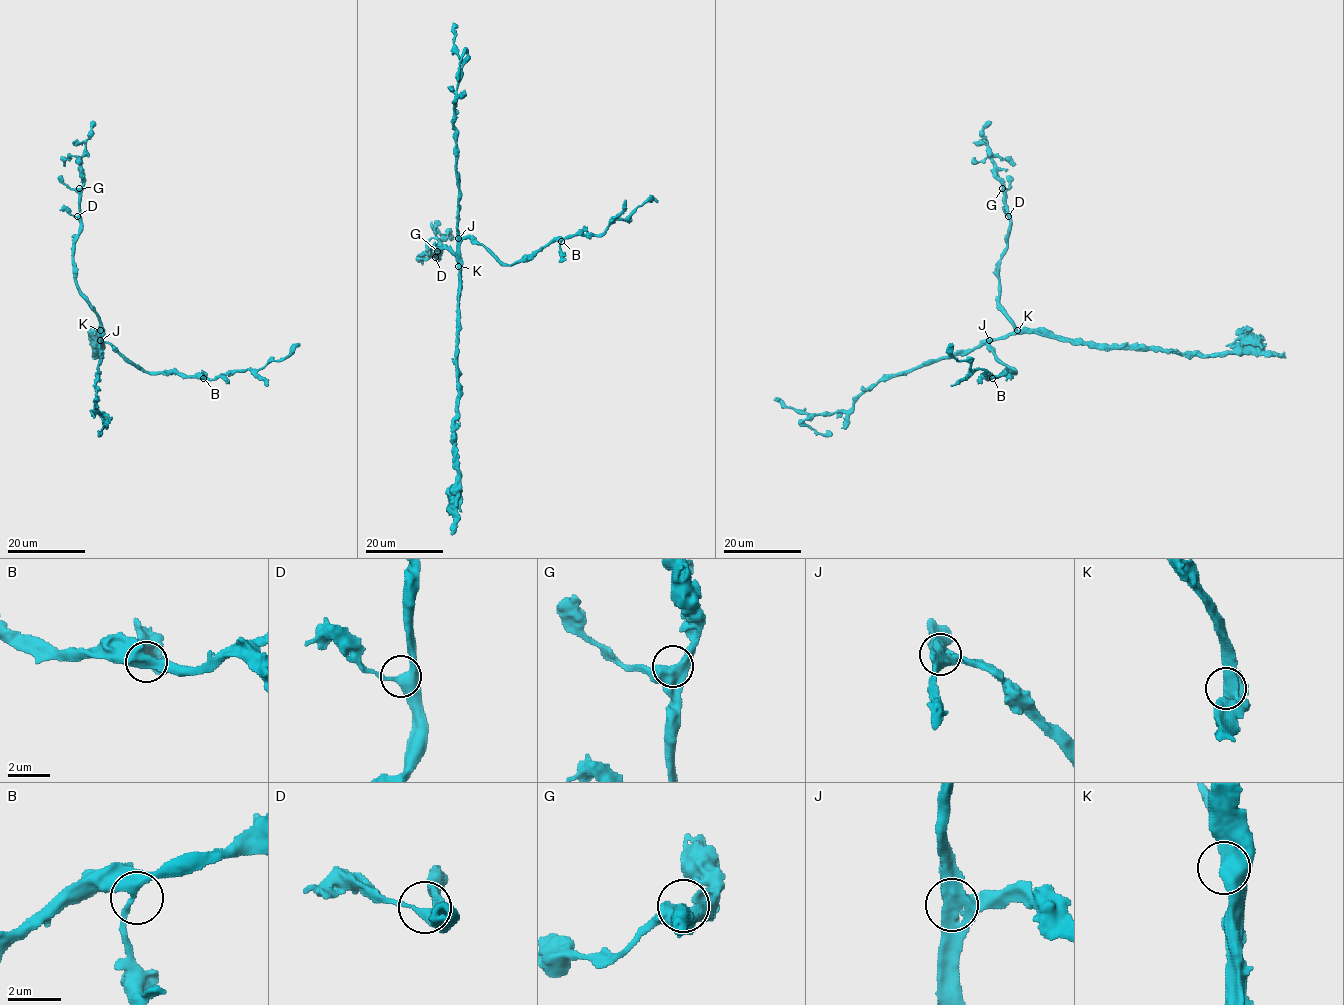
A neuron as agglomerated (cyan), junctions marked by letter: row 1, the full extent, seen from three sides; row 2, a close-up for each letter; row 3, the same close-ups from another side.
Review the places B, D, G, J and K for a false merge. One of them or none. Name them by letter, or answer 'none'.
none

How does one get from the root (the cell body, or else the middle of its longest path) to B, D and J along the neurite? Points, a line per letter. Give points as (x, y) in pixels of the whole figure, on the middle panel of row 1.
B: (460, 261), (459, 243), (468, 238), (481, 243), (507, 265), (528, 261), (546, 245), (555, 240), (561, 241)
D: (460, 261), (447, 248), (432, 248), (432, 255), (438, 258), (435, 257)
J: (460, 261), (458, 238)

